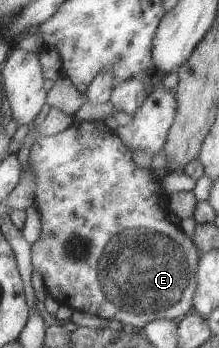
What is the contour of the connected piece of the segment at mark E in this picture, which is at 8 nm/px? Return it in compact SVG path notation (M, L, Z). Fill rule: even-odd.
M73 121L64 131L56 135L38 135L29 150L27 163L32 167L36 187L34 187L34 201L31 211L40 215L41 229L34 243L29 244L31 249L31 264L34 271L38 271L43 279L46 293L50 294L59 305L65 305L70 309L84 311L88 315L96 315L102 319L114 319L122 325L132 325L136 332L146 323L157 319L179 321L184 315L192 311L192 296L196 291L196 268L199 252L181 228L172 223L167 209L169 200L166 191L162 187L162 181L157 178L152 169L137 167L132 162L131 149L128 149L116 132L108 128L103 122L98 121Z

